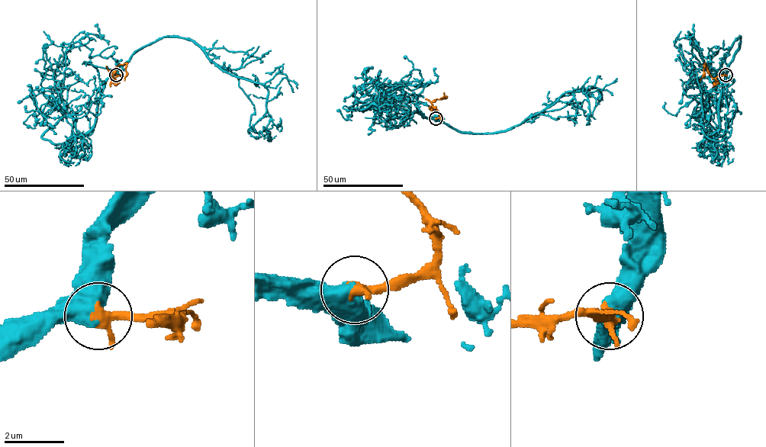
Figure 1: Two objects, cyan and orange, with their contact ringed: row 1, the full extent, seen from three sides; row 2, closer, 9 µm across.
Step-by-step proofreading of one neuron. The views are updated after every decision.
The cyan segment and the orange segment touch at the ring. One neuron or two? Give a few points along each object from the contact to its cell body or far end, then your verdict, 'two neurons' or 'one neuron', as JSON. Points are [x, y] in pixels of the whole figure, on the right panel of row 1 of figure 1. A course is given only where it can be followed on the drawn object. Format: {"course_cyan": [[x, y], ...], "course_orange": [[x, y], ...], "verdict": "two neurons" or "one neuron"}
{"course_cyan": [[725, 75], [740, 36], [717, 69], [696, 82], [704, 134], [722, 141], [732, 128]], "course_orange": [[725, 75], [713, 78], [705, 63], [703, 75], [700, 80]], "verdict": "one neuron"}

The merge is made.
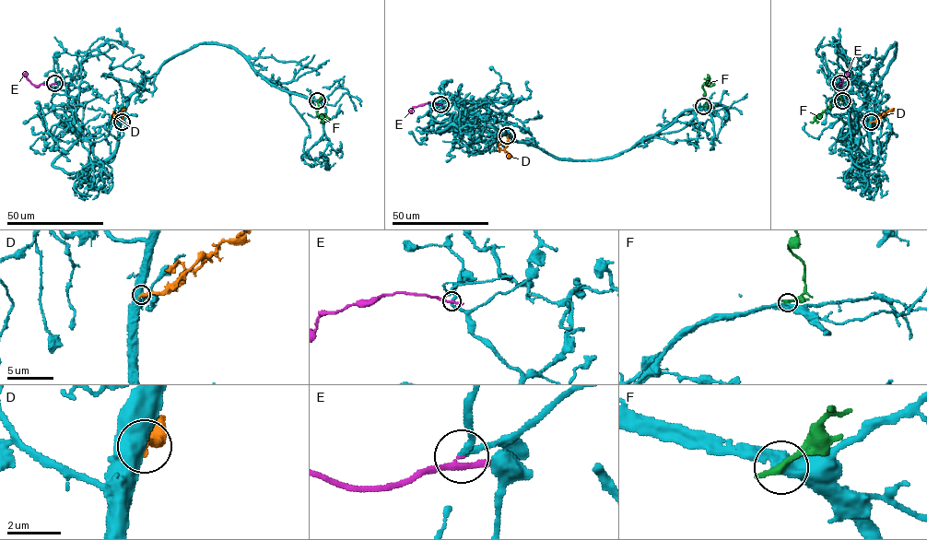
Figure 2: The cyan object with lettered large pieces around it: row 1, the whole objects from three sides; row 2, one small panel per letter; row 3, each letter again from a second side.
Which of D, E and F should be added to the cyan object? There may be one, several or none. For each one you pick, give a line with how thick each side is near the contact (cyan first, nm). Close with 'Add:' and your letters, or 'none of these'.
Add: none of these

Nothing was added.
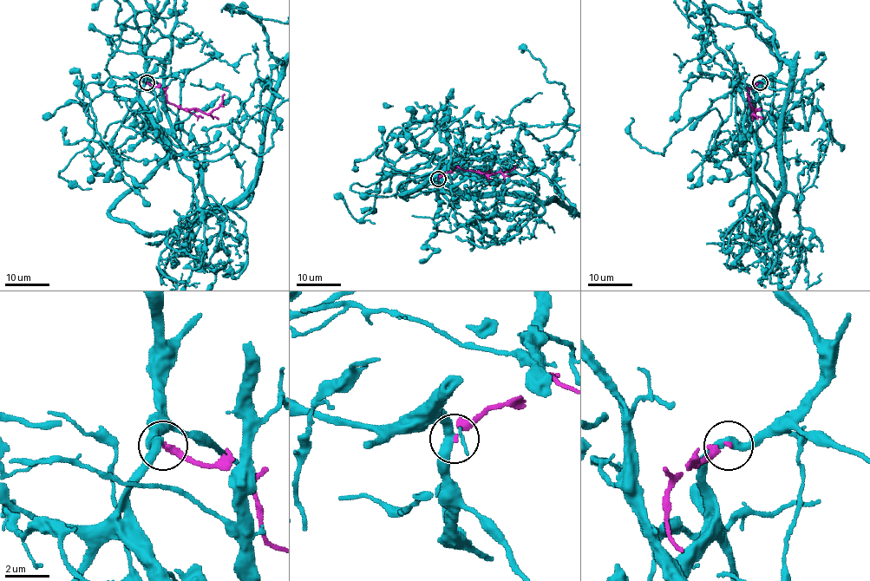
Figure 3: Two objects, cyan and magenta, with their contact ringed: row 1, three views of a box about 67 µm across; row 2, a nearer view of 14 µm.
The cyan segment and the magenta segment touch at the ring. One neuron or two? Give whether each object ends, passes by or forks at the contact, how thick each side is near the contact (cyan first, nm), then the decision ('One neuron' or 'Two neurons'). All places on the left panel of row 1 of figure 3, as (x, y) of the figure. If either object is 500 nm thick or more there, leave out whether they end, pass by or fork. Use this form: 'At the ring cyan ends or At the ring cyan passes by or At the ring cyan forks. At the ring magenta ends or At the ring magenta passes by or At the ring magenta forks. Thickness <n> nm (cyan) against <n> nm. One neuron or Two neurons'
At the ring cyan passes by. At the ring magenta ends. Thickness 400 nm (cyan) against 170 nm. Two neurons

